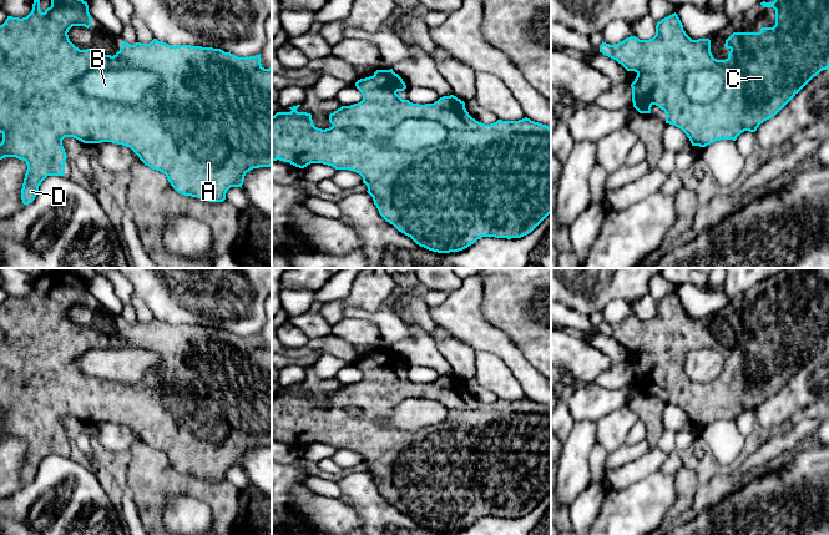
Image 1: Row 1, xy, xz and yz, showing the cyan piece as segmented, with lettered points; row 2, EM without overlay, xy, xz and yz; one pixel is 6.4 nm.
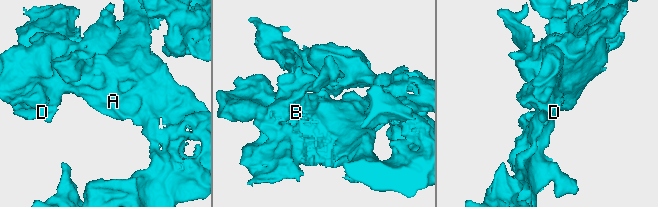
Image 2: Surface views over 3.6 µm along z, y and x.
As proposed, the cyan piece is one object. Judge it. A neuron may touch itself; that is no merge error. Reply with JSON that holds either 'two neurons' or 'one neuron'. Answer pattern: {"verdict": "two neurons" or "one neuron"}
{"verdict": "two neurons"}

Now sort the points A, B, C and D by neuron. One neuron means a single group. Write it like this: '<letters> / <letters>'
A C D / B

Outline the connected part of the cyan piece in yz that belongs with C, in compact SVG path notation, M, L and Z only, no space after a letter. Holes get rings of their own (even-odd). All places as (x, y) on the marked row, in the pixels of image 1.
M774 0L760 5L775 10L775 25L762 27L759 32L733 32L724 44L726 50L731 50L726 60L713 57L709 39L692 40L676 12L657 22L652 39L630 36L615 45L602 41L600 52L637 74L631 87L633 107L640 113L651 113L651 107L658 106L667 116L666 123L681 128L692 146L706 147L721 140L736 141L744 131L755 132L760 123L774 117L814 76L829 69L829 0ZM703 69L717 71L724 80L723 91L708 105L692 102L684 90L688 75Z

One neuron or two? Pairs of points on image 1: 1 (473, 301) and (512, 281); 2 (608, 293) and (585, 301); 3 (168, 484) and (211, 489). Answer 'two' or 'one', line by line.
1: two
2: one
3: one

